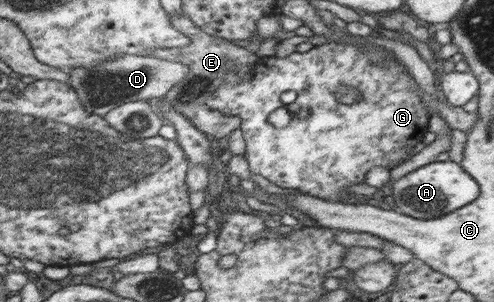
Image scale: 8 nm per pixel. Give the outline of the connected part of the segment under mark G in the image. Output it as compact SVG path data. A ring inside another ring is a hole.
M329 41L304 53L294 51L284 58L259 57L248 74L232 70L223 86L204 93L203 100L212 108L212 113L240 117L239 127L246 142L245 156L252 174L261 174L281 188L335 201L348 196L347 186L364 183L365 174L374 166L394 169L421 147L431 112L423 104L417 86L413 75L396 58L378 65L370 61L363 47ZM287 91L296 92L299 97L288 106L294 116L289 126L275 128L267 119L273 110L283 106L280 96ZM301 108L310 112L303 120L298 116Z

